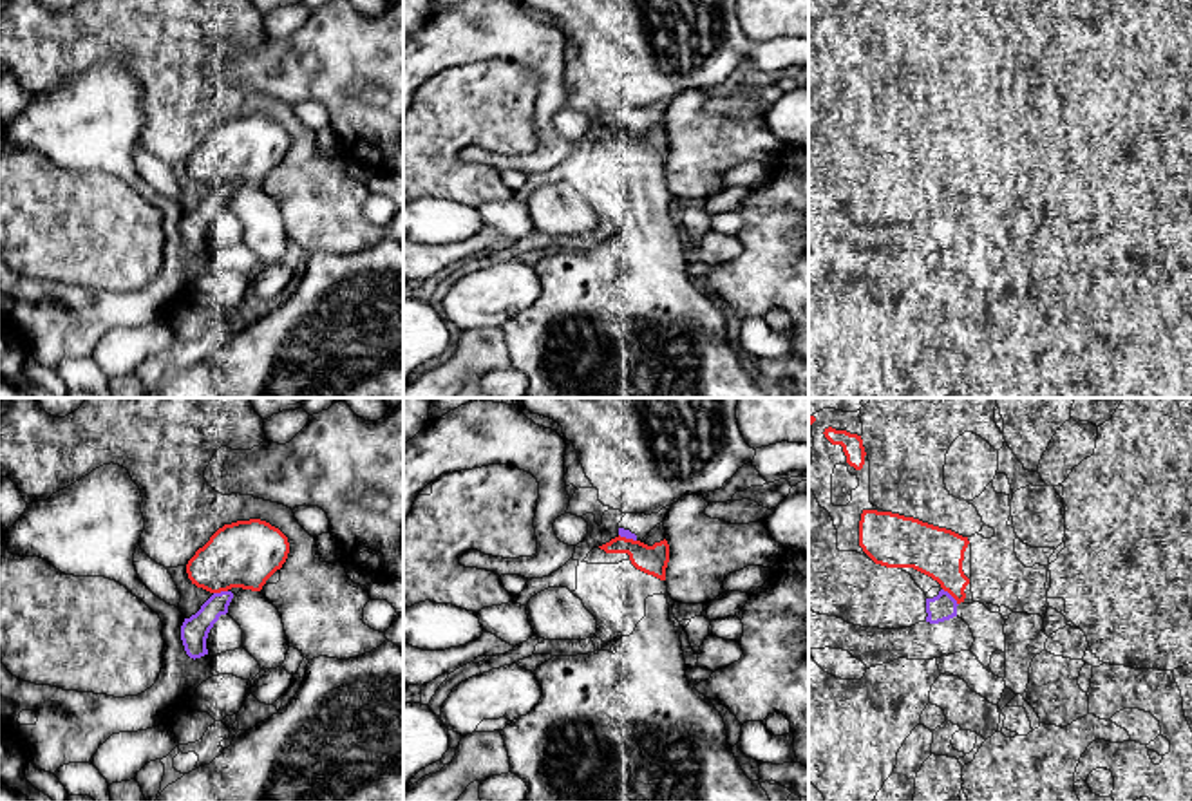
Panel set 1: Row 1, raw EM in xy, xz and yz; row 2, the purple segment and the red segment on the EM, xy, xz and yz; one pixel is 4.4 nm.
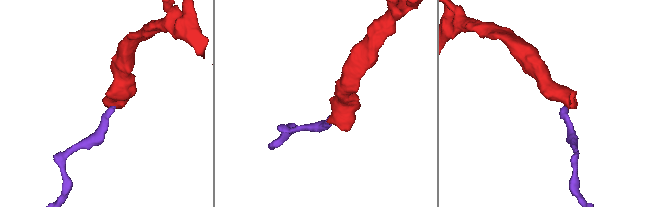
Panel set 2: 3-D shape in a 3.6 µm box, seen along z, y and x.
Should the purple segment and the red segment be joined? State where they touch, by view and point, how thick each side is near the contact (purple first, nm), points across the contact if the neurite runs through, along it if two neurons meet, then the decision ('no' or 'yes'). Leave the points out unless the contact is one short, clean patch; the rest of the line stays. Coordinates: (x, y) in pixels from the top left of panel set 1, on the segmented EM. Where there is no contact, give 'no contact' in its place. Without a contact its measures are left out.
yz (952, 597) | 120/220 nm | no

